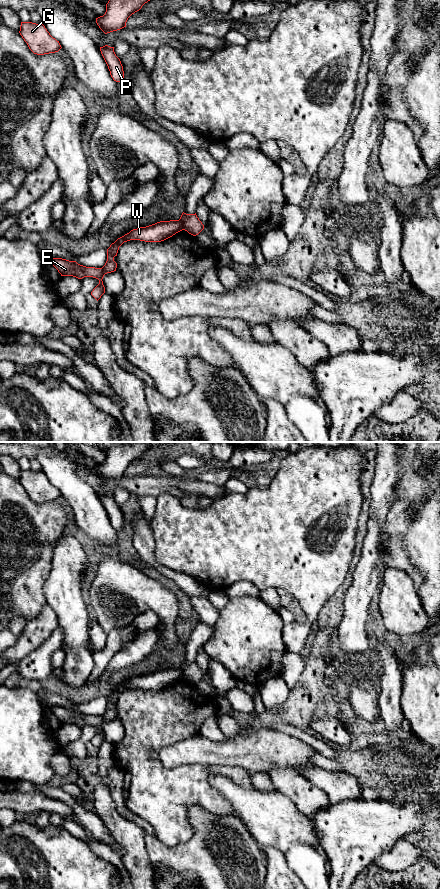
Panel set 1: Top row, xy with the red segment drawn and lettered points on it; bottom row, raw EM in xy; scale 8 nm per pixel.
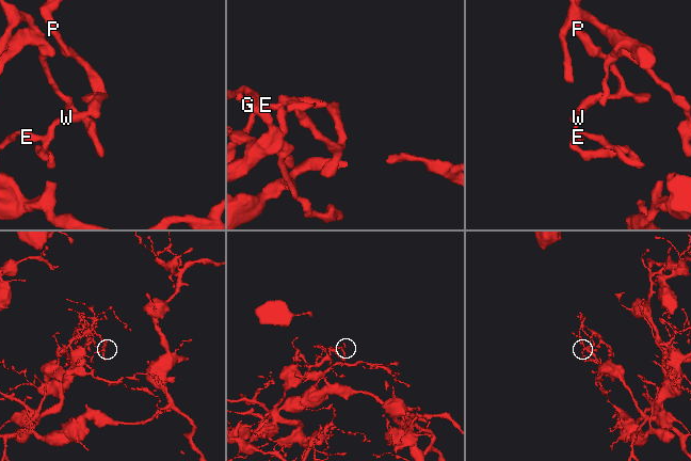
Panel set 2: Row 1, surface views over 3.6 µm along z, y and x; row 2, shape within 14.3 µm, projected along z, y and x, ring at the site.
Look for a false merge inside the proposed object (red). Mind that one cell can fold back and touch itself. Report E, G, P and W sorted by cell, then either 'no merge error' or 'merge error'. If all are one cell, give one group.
groups E W / G P; merge error

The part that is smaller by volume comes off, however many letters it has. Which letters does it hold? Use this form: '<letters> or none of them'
G, P

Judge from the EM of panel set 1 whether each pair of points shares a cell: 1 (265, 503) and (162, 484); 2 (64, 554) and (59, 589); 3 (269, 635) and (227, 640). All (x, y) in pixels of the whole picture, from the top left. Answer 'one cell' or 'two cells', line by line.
1: two cells
2: one cell
3: one cell

